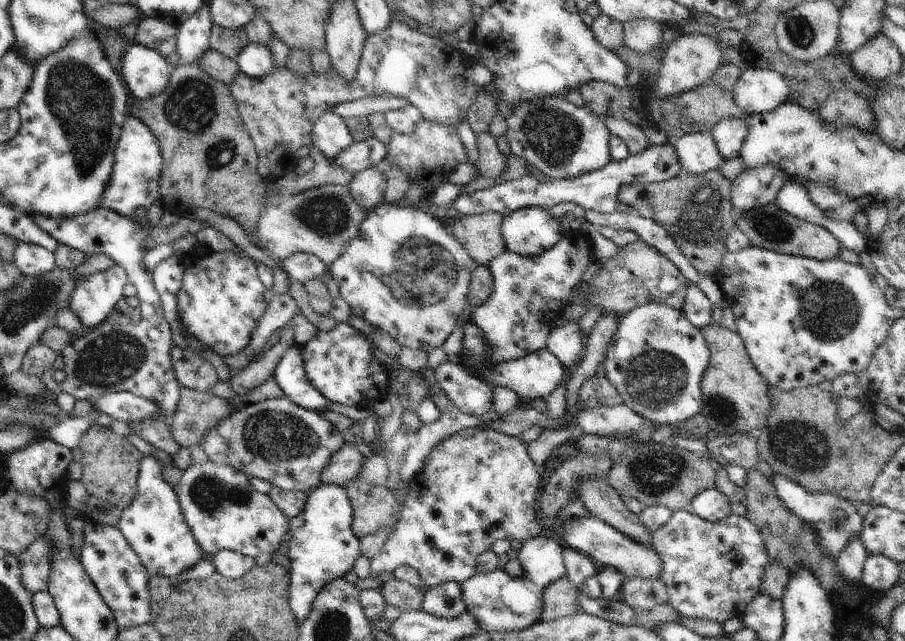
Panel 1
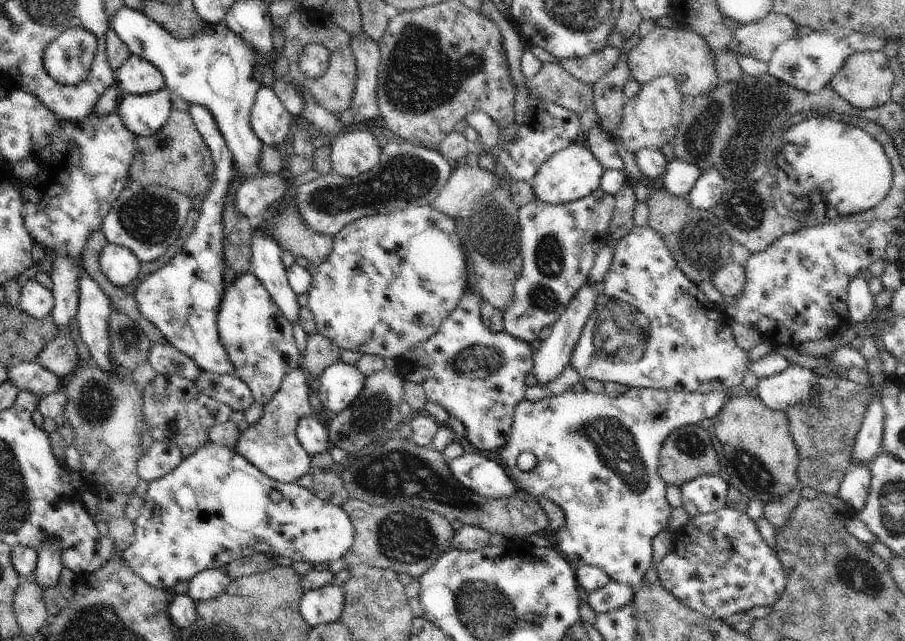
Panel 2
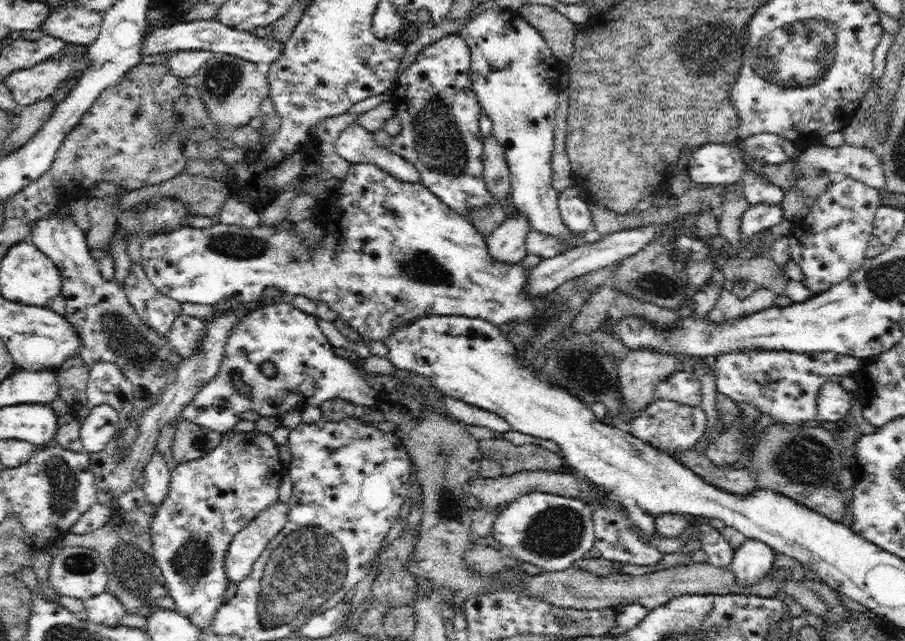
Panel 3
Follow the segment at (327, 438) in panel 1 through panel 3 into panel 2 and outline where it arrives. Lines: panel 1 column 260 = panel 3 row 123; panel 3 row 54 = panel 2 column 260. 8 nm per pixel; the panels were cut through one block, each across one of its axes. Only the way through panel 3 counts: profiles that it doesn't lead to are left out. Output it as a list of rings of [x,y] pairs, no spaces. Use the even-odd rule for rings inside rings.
[[[300,367],[289,372],[281,382],[278,392],[263,405],[262,416],[240,433],[232,450],[241,454],[270,478],[283,483],[296,483],[310,470],[311,456],[302,448],[297,437],[297,426],[302,417],[316,414],[310,404],[310,377]]]

